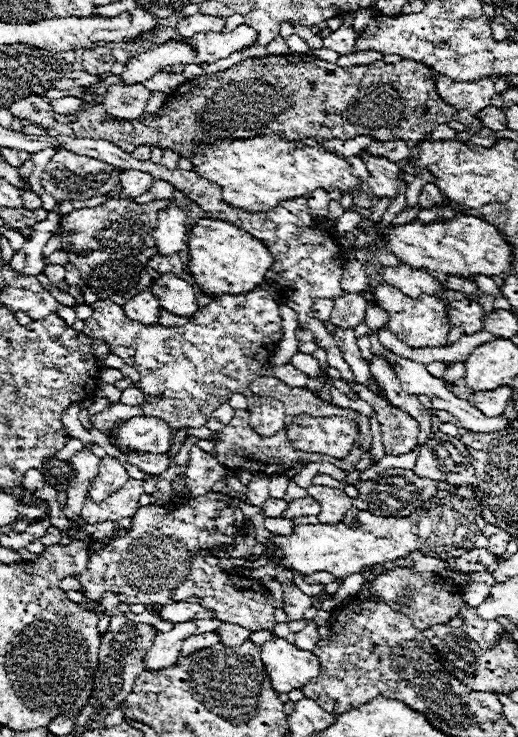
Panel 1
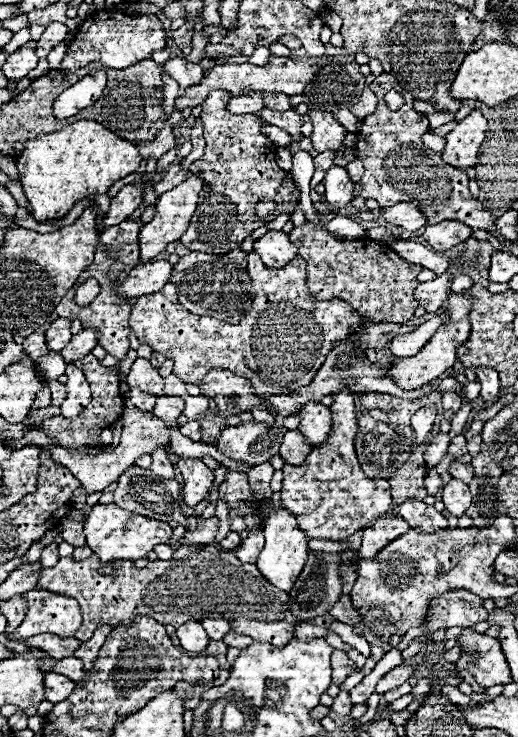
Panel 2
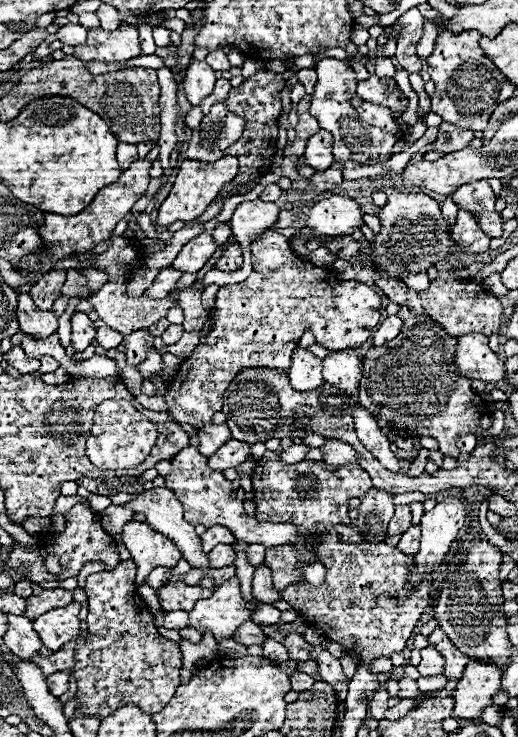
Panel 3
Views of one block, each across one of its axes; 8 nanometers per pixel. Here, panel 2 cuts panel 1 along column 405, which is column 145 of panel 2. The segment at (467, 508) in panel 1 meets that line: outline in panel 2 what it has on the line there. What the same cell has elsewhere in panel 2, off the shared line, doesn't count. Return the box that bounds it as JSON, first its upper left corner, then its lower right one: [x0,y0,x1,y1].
[84,504,172,562]

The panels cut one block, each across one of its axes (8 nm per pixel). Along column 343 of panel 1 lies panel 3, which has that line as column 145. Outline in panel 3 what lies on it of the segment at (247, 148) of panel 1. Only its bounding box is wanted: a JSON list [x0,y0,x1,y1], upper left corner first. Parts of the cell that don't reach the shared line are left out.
[38,160,152,266]

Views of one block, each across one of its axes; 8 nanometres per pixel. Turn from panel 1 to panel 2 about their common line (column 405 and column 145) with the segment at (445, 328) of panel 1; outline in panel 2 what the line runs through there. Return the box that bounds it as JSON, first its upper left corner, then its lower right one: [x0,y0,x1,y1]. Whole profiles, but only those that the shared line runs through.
[130,252,364,398]

